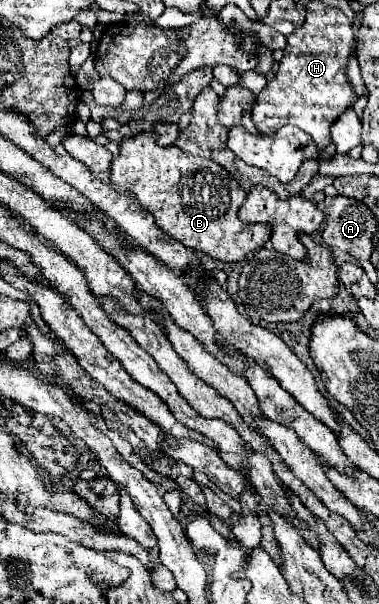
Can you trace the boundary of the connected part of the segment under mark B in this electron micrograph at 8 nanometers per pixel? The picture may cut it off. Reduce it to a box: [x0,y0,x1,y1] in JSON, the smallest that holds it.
[111,132,271,262]

